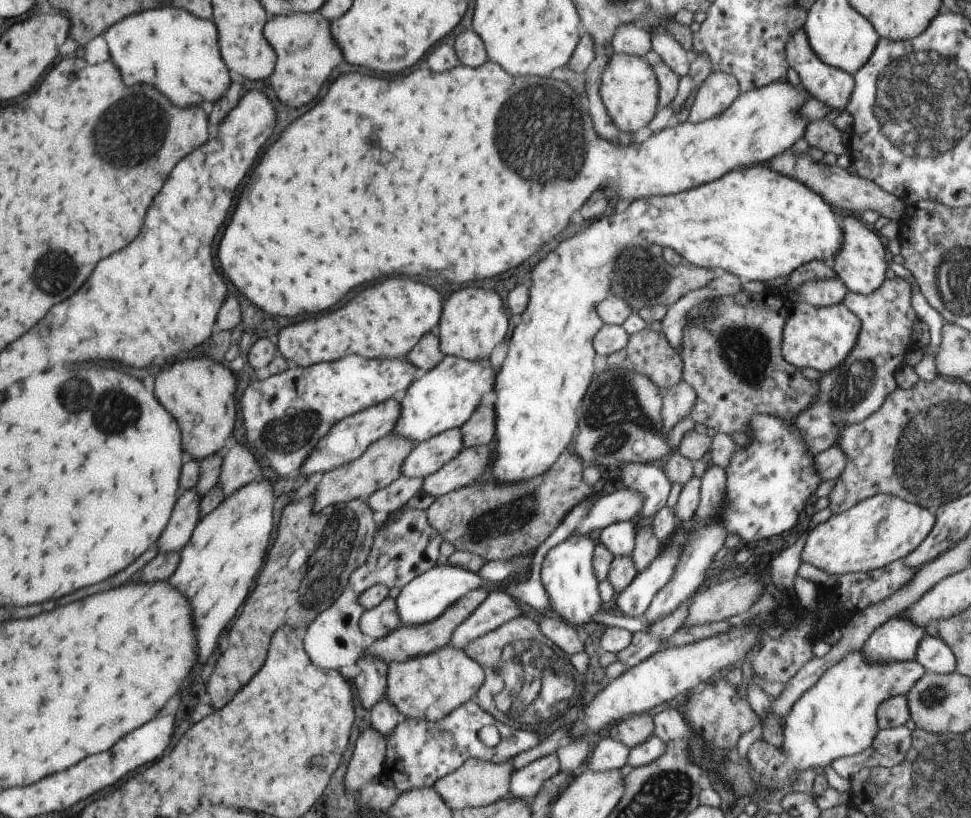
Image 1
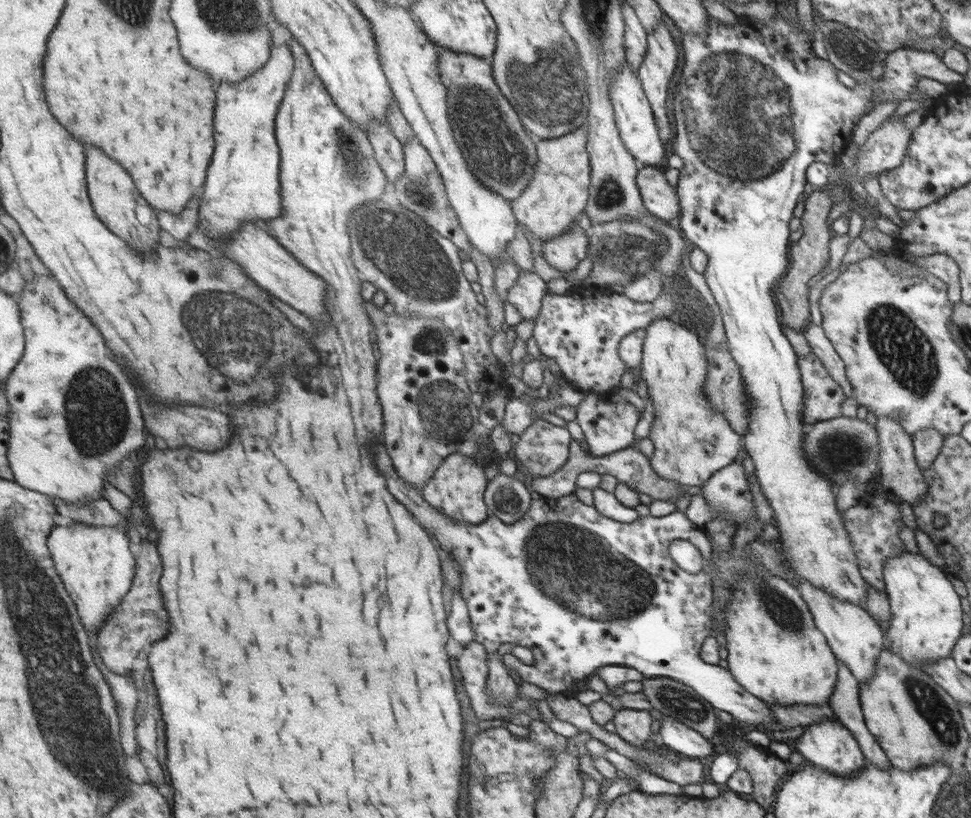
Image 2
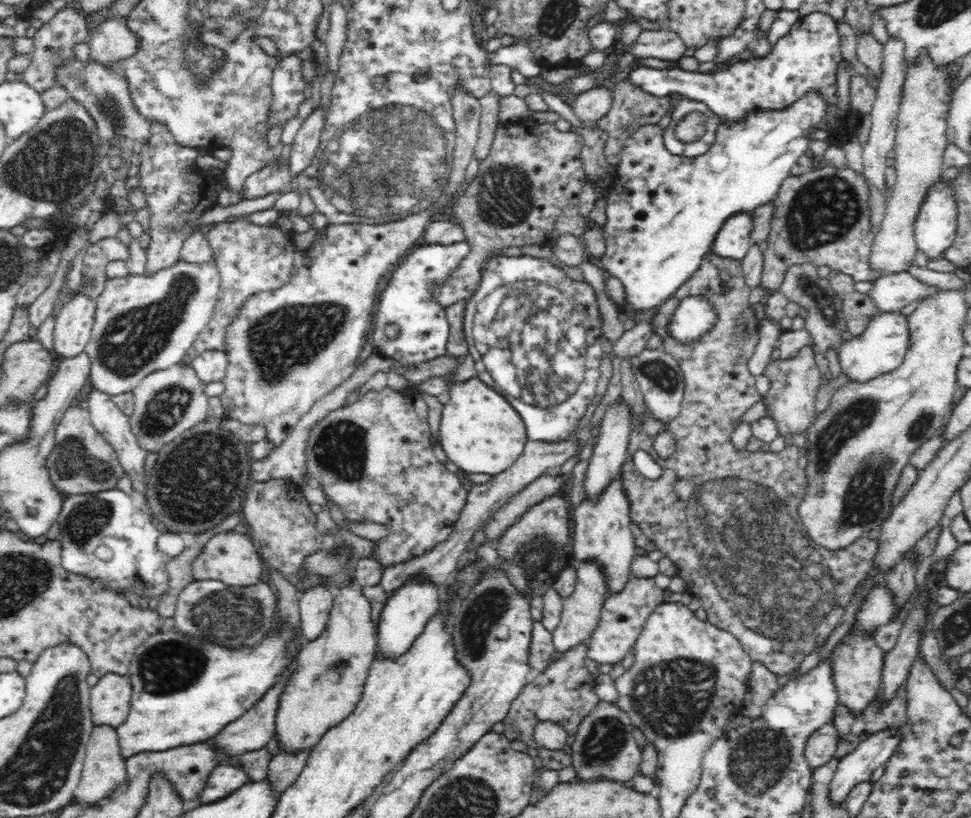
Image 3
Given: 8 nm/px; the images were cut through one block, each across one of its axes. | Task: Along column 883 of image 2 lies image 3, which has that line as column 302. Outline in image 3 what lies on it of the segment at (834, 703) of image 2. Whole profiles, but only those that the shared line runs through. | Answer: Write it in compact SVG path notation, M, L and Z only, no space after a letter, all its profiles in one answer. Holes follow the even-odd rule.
M302 749L299 753L288 753L280 751L272 758L266 774L278 787L279 794L282 794L300 776L301 770L307 765L310 757L310 749Z

